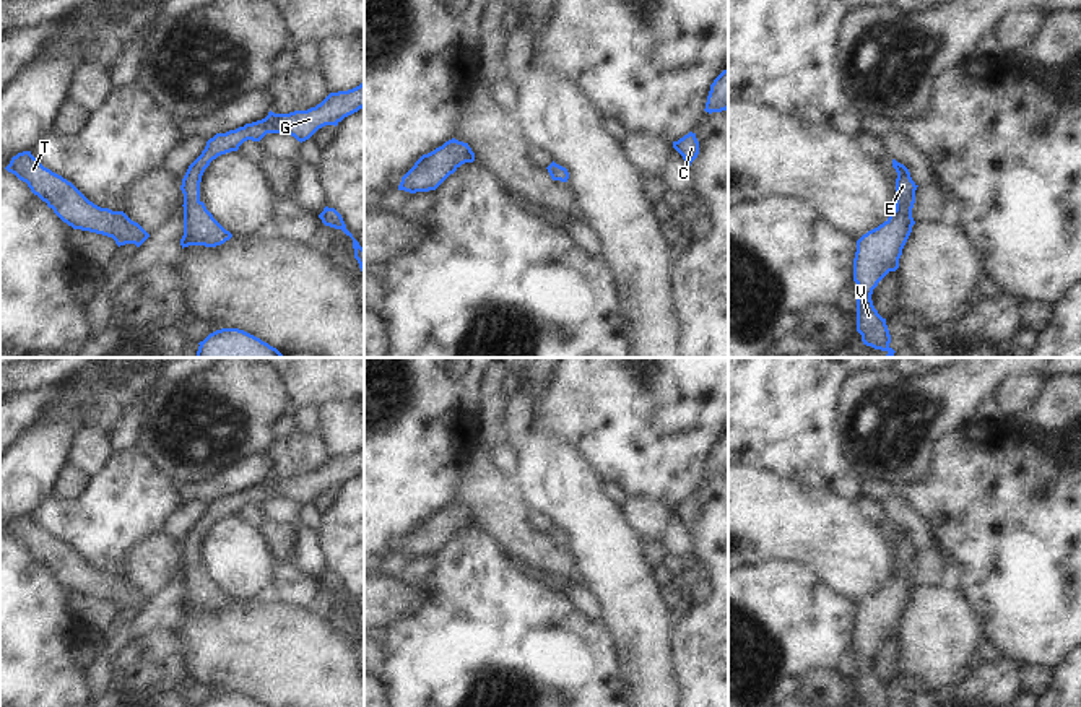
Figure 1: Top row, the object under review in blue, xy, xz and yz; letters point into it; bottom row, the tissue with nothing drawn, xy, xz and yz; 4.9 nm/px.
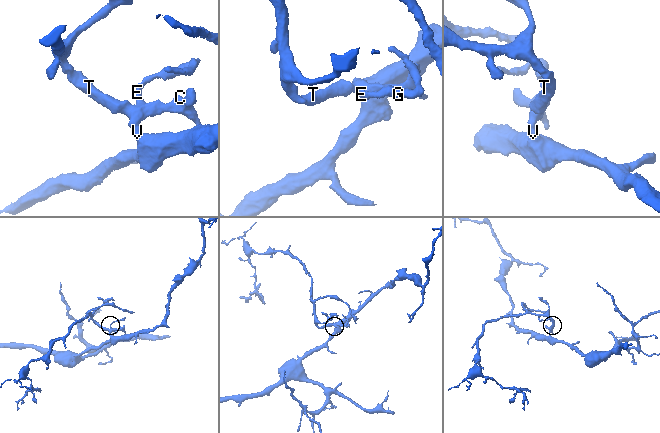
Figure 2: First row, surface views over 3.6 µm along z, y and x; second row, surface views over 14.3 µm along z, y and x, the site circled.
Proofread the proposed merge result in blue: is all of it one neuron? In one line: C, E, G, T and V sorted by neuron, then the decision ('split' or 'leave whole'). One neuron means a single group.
C E G T V; leave whole

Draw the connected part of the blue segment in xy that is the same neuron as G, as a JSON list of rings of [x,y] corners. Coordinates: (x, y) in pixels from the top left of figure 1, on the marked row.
[[[364,83],[348,89],[330,93],[320,104],[307,111],[275,114],[262,120],[245,124],[226,133],[216,133],[206,141],[202,154],[189,166],[180,190],[184,193],[184,236],[180,245],[216,247],[232,237],[206,210],[200,200],[200,182],[205,169],[221,154],[237,151],[247,141],[260,141],[267,133],[288,133],[297,141],[309,140],[325,125],[338,125],[345,117],[364,107]]]

